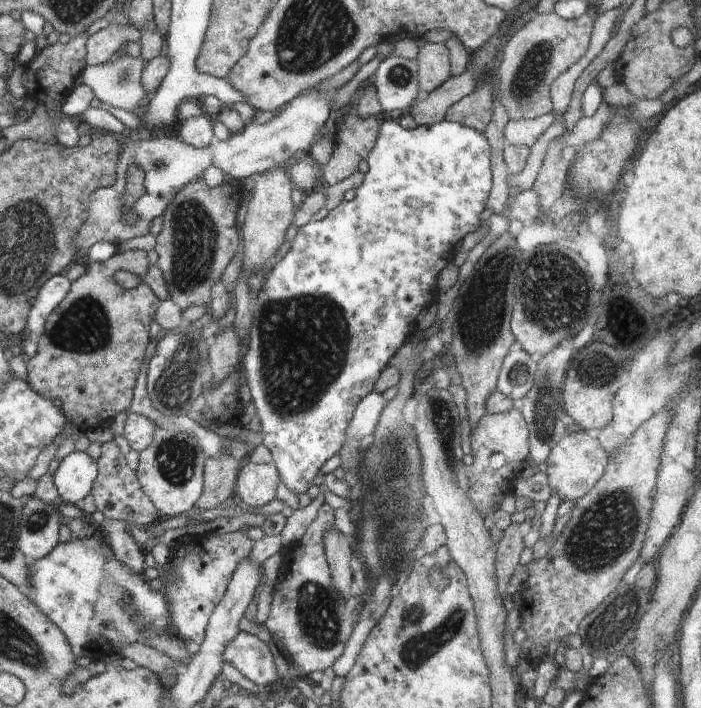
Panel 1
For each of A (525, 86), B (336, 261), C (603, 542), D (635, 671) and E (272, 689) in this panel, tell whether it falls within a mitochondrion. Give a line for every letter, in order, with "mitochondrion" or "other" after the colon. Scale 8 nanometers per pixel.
A: mitochondrion
B: other
C: mitochondrion
D: other
E: other

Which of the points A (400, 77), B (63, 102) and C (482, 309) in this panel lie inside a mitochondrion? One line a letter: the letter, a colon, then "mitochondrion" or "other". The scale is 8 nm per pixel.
A: mitochondrion
B: other
C: mitochondrion

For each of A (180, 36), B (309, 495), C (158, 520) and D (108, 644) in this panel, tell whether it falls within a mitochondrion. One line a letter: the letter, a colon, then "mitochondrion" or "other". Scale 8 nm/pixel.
A: other
B: other
C: other
D: other

